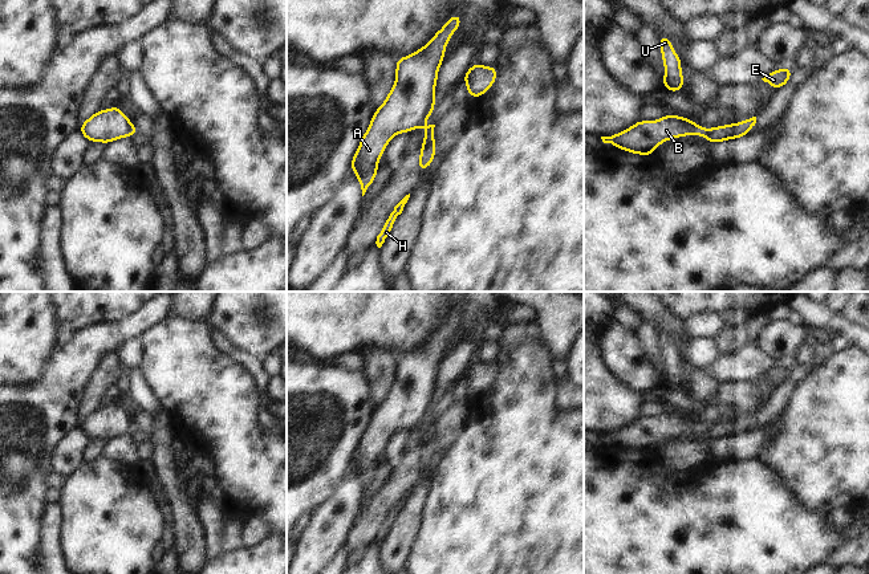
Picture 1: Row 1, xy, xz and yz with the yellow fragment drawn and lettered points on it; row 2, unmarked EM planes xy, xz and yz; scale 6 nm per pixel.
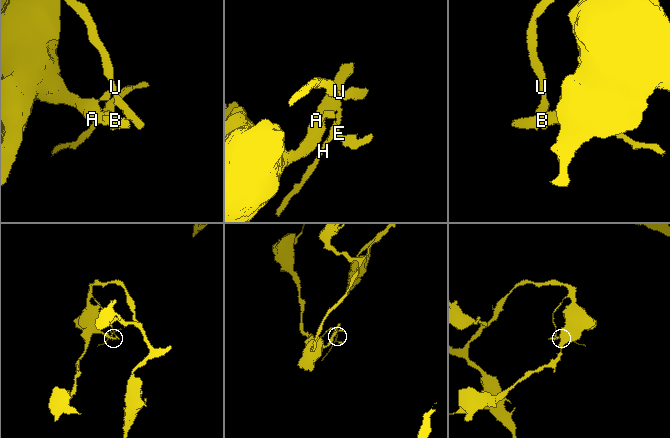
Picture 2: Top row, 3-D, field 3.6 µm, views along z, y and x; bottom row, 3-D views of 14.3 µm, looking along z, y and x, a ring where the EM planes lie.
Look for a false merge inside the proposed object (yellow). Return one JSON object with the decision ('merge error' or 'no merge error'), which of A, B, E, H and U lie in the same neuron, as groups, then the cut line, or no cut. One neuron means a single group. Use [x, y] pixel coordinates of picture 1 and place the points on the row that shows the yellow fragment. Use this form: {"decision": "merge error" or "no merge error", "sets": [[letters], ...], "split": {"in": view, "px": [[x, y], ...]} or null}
{"decision": "merge error", "sets": [["A", "B", "U"], ["E", "H"]], "split": {"in": "yz", "px": [[697, 125], [691, 134]]}}

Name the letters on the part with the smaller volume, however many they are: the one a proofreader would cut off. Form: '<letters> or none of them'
E, H

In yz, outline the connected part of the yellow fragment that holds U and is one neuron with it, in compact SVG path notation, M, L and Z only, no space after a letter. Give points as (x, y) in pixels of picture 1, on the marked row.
M666 34L659 36L659 48L665 64L665 78L662 80L662 85L671 93L679 91L685 85L681 70L682 60L674 52L674 46Z

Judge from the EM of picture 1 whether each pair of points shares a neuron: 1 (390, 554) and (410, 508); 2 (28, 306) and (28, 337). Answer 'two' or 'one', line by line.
1: one
2: one

